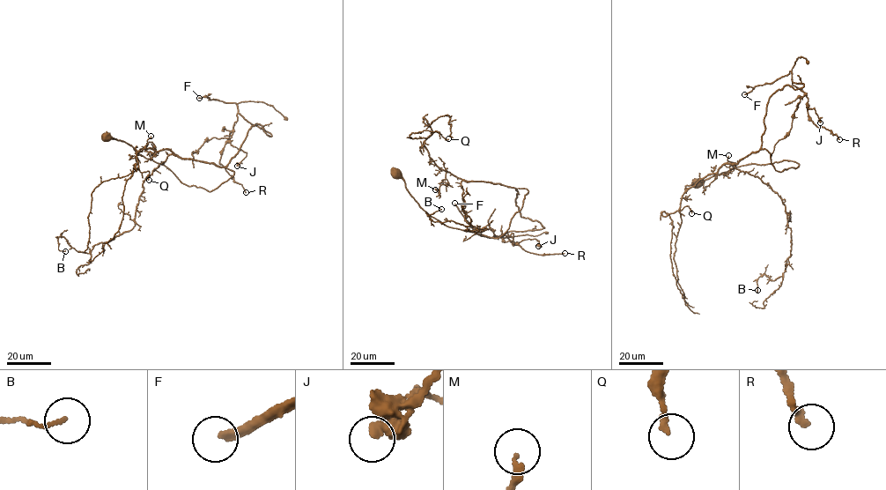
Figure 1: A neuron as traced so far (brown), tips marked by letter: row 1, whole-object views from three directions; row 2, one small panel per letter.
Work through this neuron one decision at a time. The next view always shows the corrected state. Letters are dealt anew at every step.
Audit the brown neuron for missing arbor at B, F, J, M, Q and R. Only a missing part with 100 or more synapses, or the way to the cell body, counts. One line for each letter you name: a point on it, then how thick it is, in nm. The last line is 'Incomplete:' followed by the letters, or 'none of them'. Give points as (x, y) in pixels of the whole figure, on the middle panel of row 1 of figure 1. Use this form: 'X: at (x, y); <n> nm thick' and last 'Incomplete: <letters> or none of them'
F: at (454, 203); 240 nm thick
Incomplete: F

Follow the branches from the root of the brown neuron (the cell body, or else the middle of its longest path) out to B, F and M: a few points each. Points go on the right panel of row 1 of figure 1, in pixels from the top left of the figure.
B: (698, 183), (799, 164), (776, 171), (764, 149), (732, 165), (777, 193), (791, 231), (785, 272), (757, 290)
F: (698, 183), (754, 163), (799, 166), (776, 171), (761, 138), (769, 97), (804, 84), (790, 70), (744, 94)
M: (698, 183), (754, 163), (799, 164), (776, 171), (764, 149), (724, 164), (718, 174), (734, 167), (728, 155)

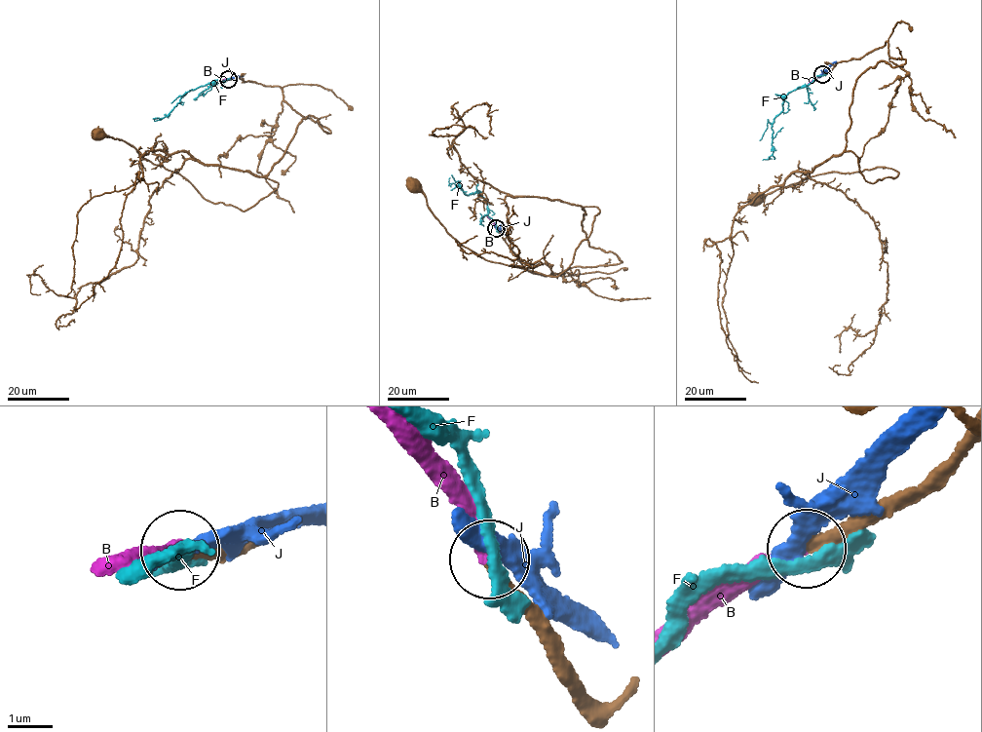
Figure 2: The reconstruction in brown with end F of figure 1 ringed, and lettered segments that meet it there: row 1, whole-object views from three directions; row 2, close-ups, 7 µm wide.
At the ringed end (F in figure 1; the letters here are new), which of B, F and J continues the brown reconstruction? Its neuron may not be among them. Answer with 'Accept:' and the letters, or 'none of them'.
Accept: B

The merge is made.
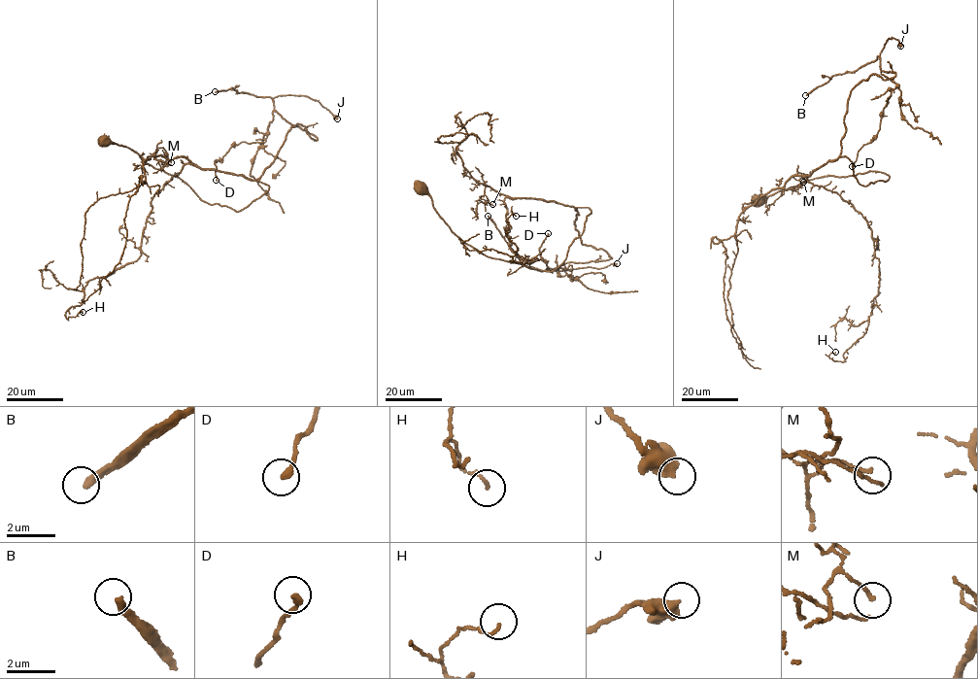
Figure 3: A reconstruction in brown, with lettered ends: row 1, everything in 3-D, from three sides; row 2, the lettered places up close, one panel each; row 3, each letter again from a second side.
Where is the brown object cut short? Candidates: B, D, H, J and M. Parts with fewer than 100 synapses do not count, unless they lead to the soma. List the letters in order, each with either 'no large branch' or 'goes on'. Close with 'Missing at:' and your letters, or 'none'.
B: goes on
D: no large branch
H: no large branch
J: no large branch
M: no large branch
Missing at: B

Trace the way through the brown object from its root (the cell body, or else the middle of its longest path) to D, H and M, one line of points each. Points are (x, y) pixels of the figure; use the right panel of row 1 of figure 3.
D: (759, 200), (887, 181), (860, 185), (840, 156), (851, 89), (894, 77), (880, 67), (896, 86), (852, 166)
H: (759, 200), (889, 176), (860, 185), (845, 156), (802, 178), (860, 214), (879, 261), (866, 331), (835, 352)
M: (759, 200), (831, 175), (869, 170), (889, 176), (860, 185), (845, 156), (793, 176), (784, 189), (803, 182)

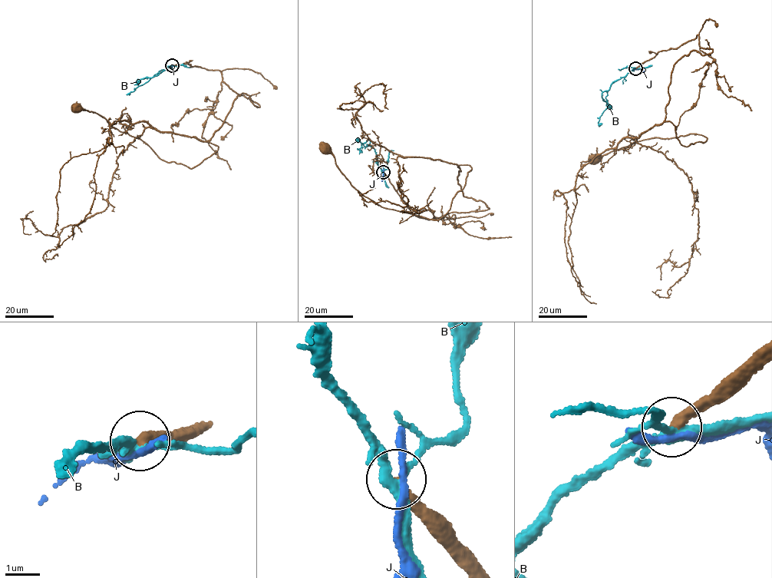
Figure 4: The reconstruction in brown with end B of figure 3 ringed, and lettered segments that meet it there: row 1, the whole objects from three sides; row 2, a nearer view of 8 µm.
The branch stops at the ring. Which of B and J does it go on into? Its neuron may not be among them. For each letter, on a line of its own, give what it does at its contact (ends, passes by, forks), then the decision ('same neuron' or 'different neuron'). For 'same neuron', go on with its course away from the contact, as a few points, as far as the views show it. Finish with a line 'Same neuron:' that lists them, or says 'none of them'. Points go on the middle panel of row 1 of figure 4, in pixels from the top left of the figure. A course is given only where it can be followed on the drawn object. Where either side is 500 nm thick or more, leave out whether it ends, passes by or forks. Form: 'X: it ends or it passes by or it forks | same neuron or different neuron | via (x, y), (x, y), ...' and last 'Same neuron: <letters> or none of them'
B: it forks | different neuron
J: it passes by | different neuron
Same neuron: none of them

